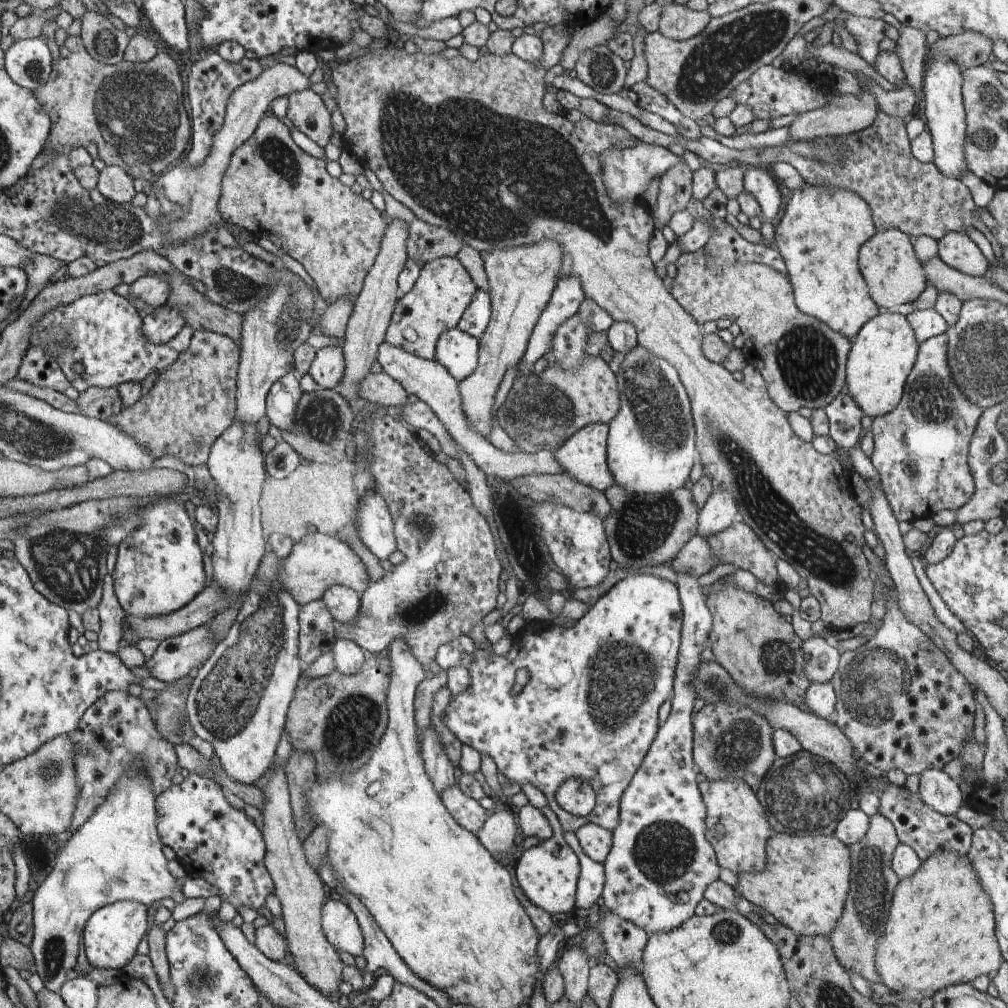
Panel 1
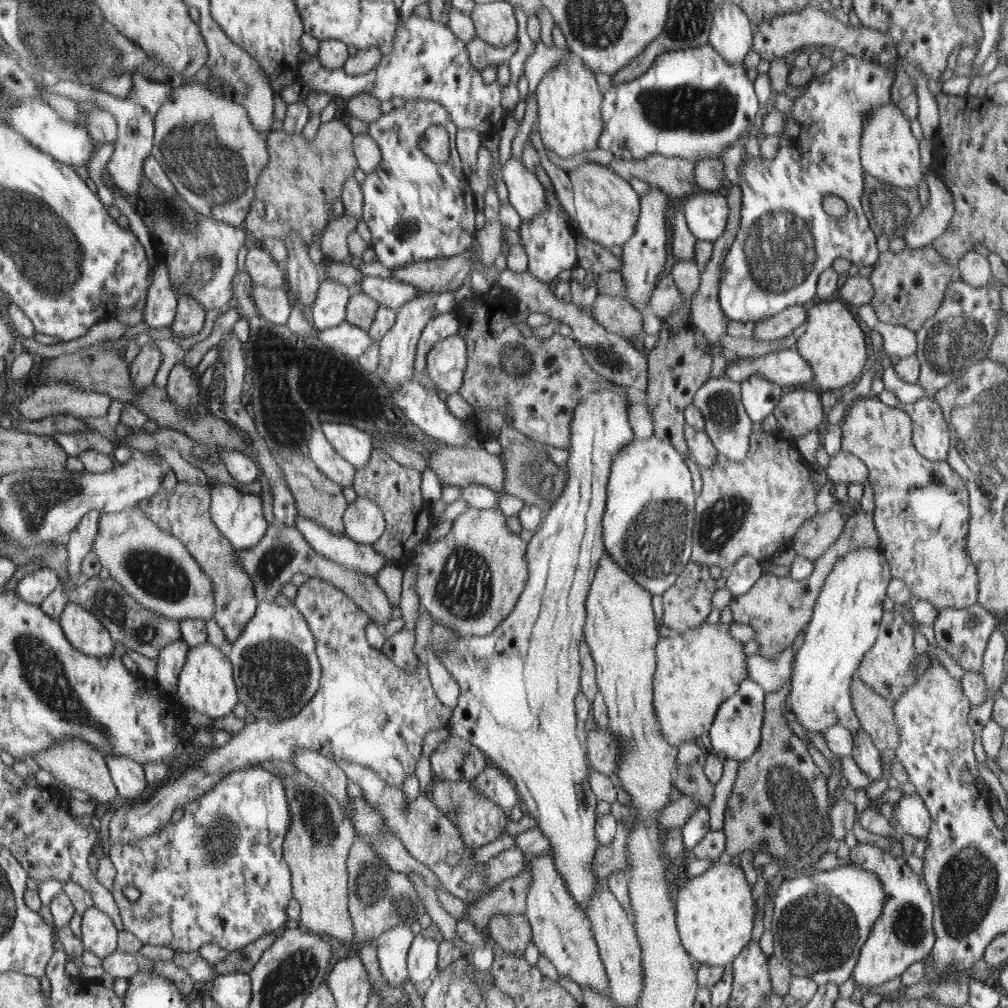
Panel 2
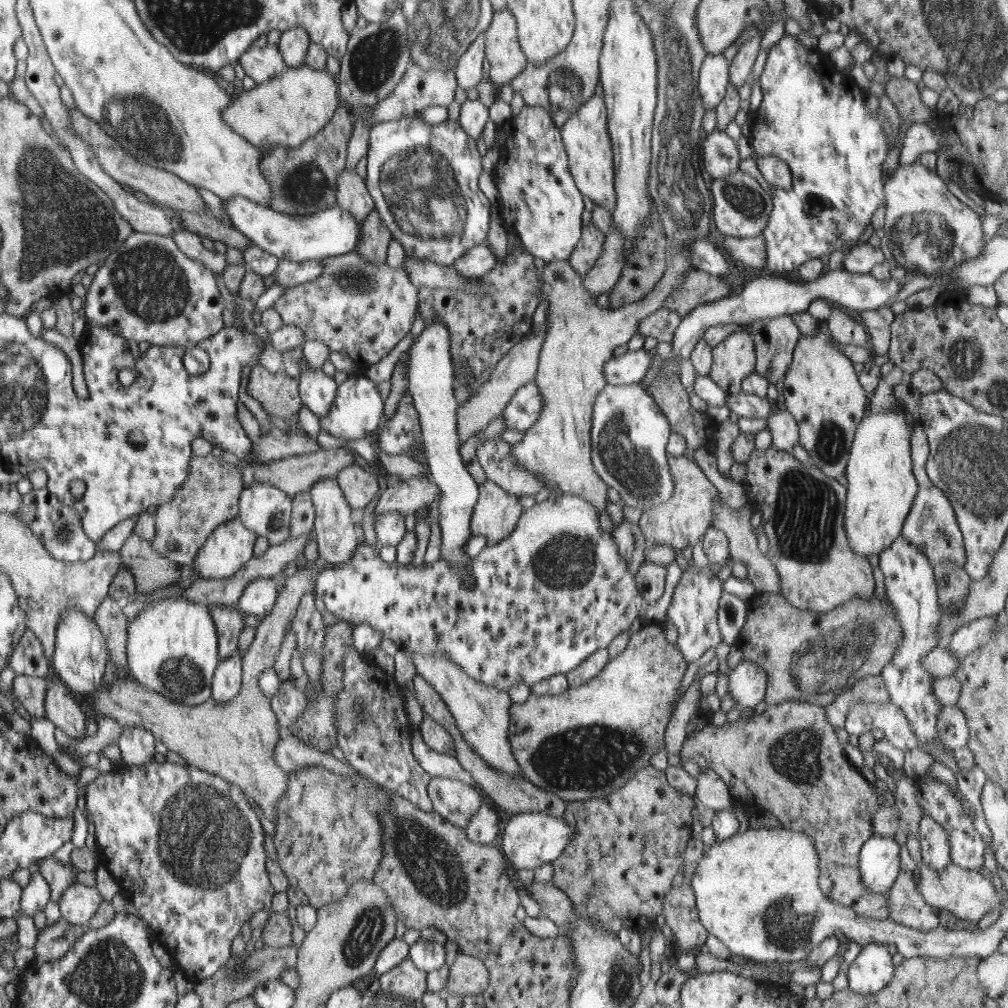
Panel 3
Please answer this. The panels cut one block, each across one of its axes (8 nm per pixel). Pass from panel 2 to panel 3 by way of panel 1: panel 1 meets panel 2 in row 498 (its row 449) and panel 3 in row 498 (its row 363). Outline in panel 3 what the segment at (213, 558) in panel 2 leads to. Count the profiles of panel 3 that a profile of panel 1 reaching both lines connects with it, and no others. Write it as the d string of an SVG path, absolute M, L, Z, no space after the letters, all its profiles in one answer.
M194 456L191 475L175 499L153 509L157 532L152 546L158 554L179 564L194 562L215 529L239 517L239 499L244 492L241 472L236 465L228 464L221 456Z

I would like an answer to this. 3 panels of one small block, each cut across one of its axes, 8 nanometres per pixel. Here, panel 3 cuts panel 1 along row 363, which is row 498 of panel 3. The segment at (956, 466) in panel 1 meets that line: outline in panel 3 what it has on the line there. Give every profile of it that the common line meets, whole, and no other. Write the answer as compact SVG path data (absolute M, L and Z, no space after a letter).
M915 424L912 427L912 438L910 438L910 447L912 447L913 472L918 483L918 493L912 509L908 512L901 536L919 548L928 559L930 565L938 565L942 559L952 561L960 567L965 567L966 552L964 551L963 535L960 531L957 516L949 499L945 493L937 488L926 473L926 465L929 457L929 442L923 428Z

